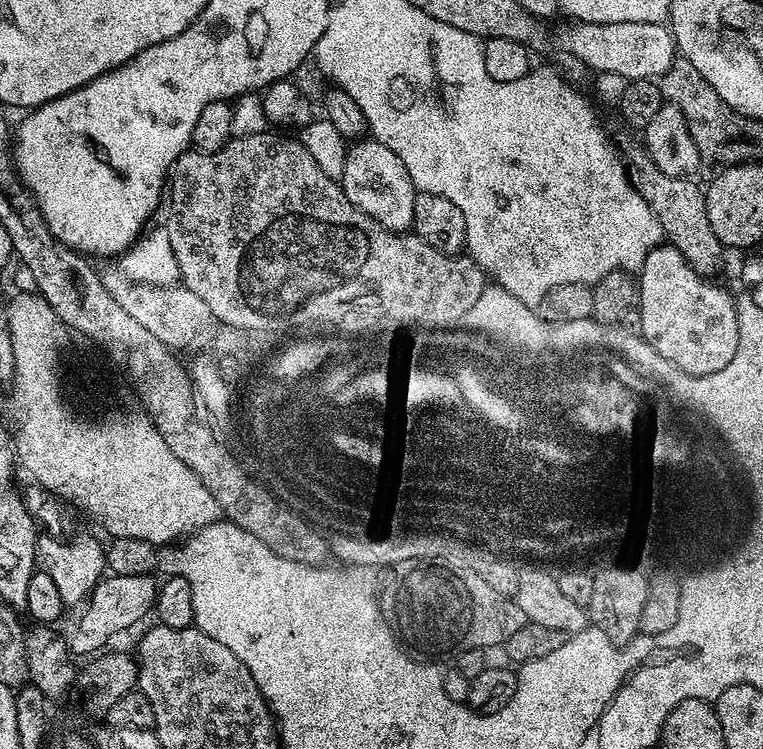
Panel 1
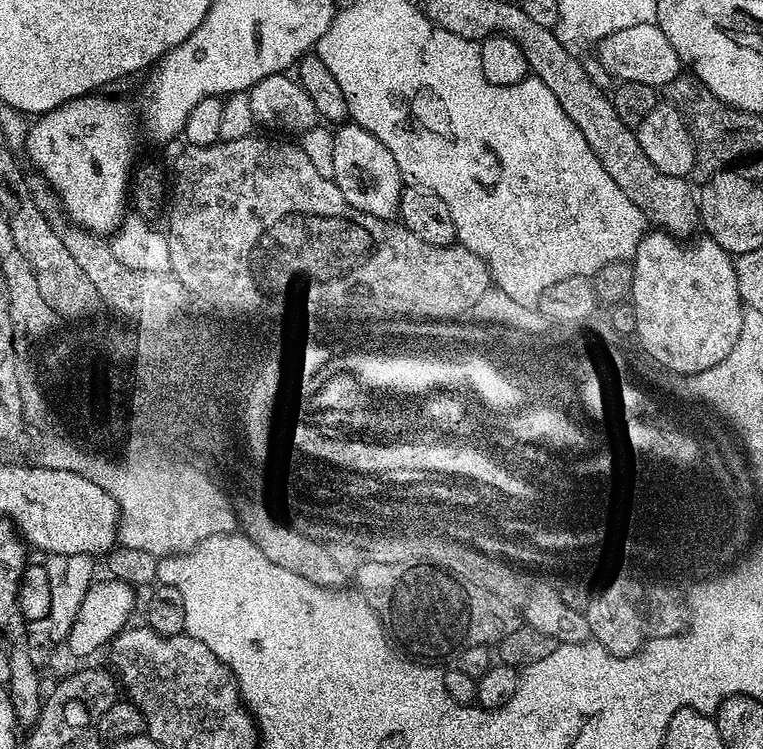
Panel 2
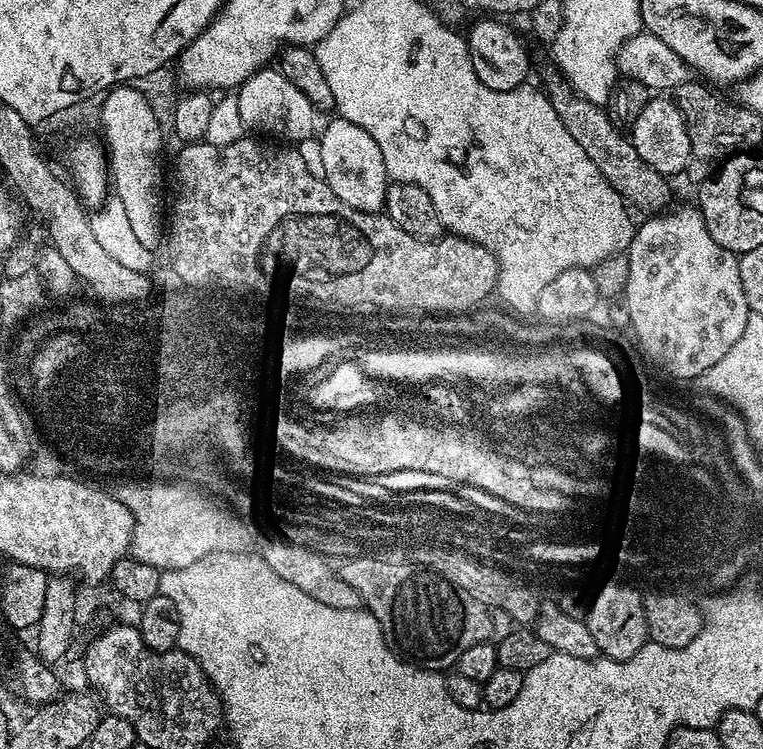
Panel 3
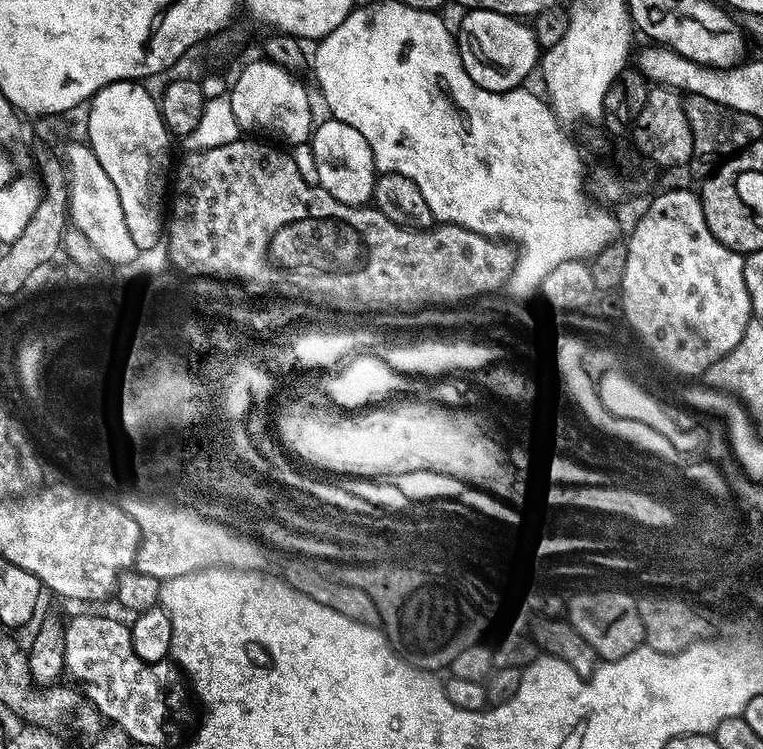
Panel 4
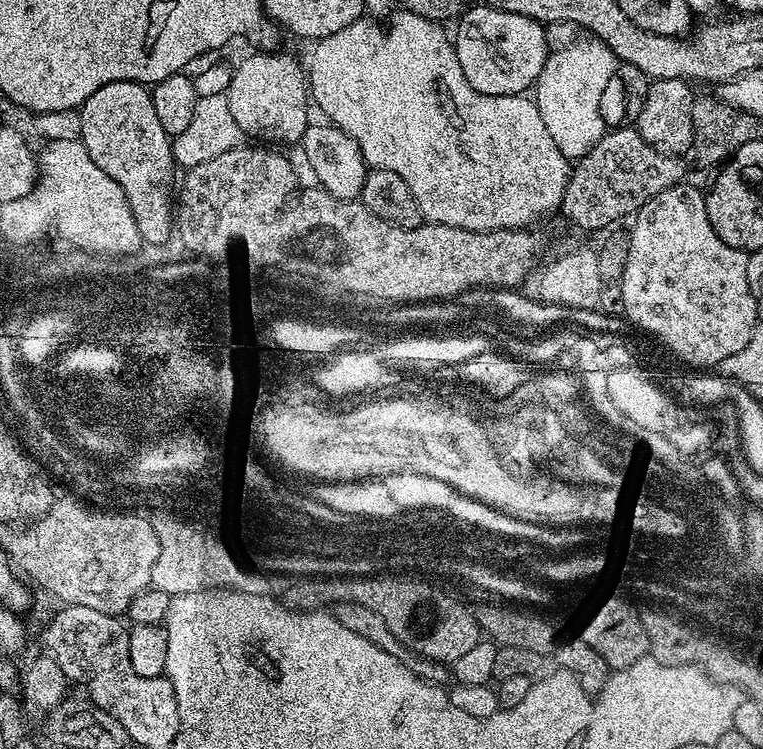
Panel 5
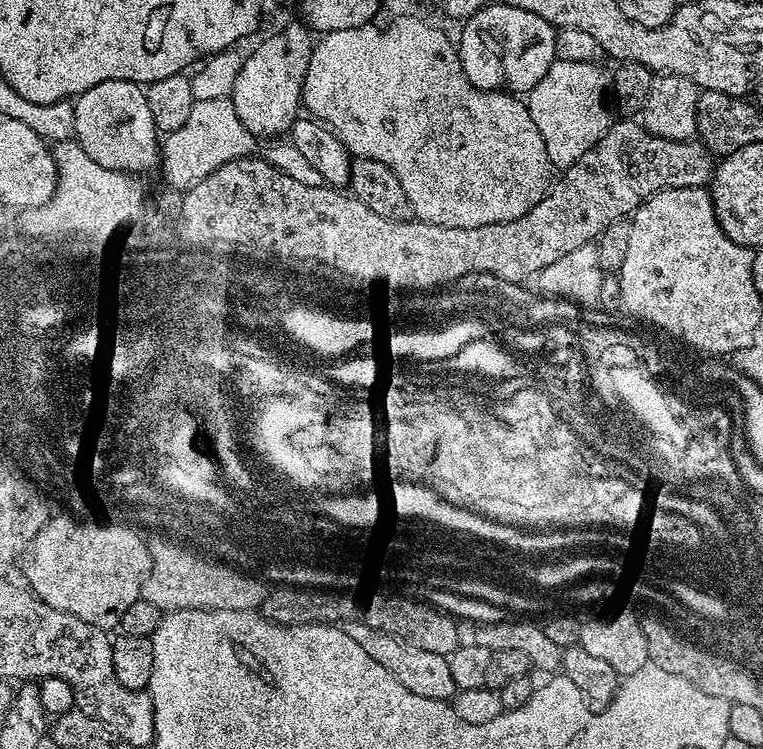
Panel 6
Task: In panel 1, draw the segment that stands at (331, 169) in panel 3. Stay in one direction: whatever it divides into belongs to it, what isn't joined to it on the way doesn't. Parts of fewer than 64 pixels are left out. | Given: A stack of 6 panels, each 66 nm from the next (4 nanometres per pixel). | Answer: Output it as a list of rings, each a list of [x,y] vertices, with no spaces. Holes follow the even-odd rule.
[[[371,138],[355,141],[346,154],[346,167],[338,183],[344,189],[346,198],[350,198],[358,210],[370,214],[370,218],[386,226],[386,230],[404,234],[412,228],[414,198],[418,189],[412,184],[406,166],[402,166],[402,158],[398,158],[398,154],[382,142]]]

